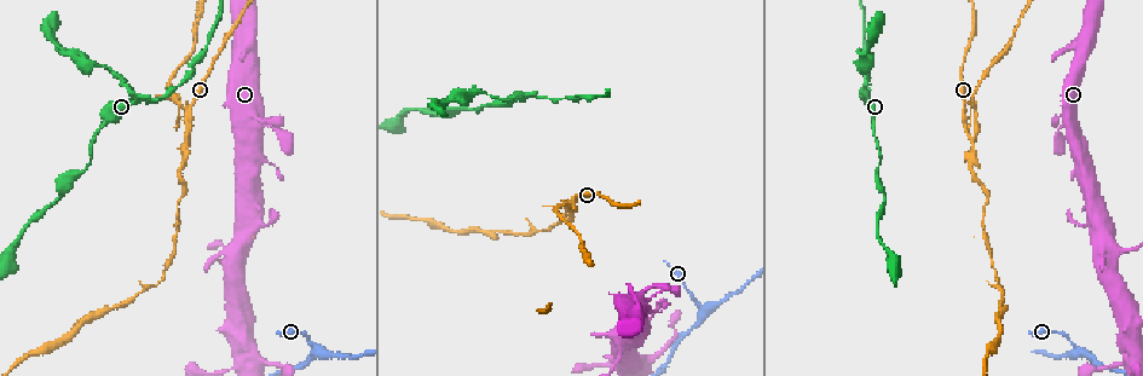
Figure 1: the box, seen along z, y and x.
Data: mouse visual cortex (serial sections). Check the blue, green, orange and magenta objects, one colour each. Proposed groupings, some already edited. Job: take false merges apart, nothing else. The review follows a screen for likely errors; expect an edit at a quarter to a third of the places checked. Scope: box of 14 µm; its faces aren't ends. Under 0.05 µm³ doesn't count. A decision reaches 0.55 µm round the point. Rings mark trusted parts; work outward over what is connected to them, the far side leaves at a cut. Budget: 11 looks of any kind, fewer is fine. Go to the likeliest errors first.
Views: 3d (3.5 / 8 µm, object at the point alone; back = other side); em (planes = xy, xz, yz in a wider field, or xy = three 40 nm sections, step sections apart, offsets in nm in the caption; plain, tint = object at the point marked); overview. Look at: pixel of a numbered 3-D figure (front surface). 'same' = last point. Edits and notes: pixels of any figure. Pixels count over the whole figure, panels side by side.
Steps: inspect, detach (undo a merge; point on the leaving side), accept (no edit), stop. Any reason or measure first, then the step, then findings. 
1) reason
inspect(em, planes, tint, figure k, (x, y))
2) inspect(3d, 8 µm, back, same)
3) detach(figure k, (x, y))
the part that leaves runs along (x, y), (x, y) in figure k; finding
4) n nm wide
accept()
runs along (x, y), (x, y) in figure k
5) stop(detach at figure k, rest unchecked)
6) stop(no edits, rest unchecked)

branch point
inspect(em, xy, step 2, tint, figure 1, (186, 139))

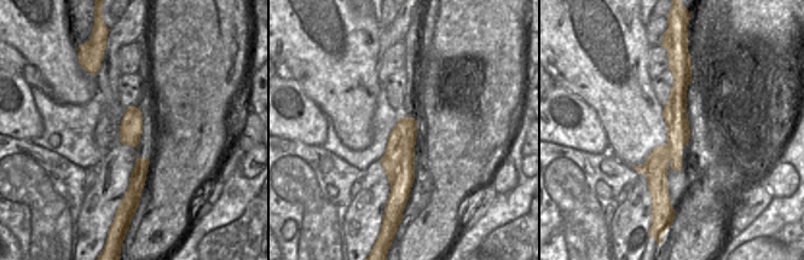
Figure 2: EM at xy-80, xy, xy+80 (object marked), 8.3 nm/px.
inspect(3d, 3.5 µm, same)

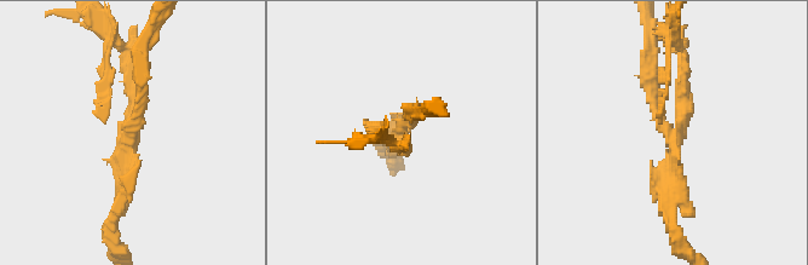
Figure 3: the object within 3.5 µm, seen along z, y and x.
detach(figure 3, (105, 81))
border along (414, 148), (404, 154), (391, 184) in figure 2; a second cell is stuck on

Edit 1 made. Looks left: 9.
thick turns thin
inspect(3d, 3.5 µm, back, figure 1, (315, 349))

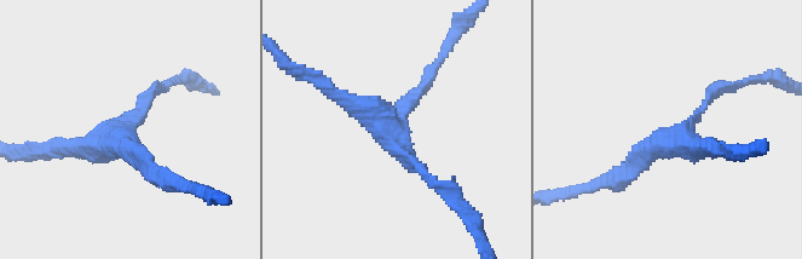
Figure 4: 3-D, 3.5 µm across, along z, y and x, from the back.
need the tissue
inspect(em, xy, step 3, tint, figure 4, (119, 132))

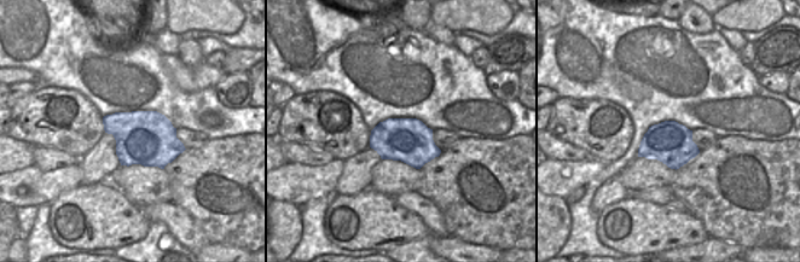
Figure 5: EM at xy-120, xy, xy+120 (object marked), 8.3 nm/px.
360 nm wide
accept()
runs along (731, 87), (647, 147), (625, 177) in figure 4; one cell here

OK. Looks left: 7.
a narrow waist
inspect(3d, 3.5 µm, figure 1, (885, 200))

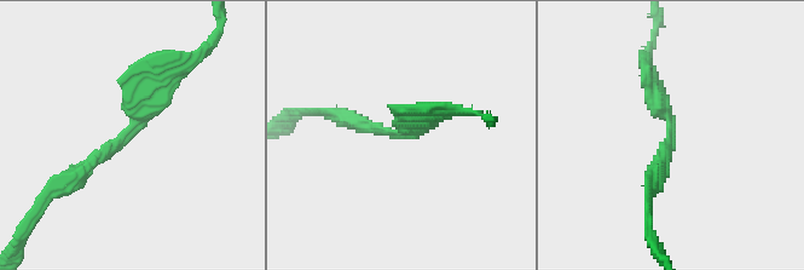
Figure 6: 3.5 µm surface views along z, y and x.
arms of 200, 200 nm; need the tissue
inspect(em, planes, tint, figure 6, (669, 134))

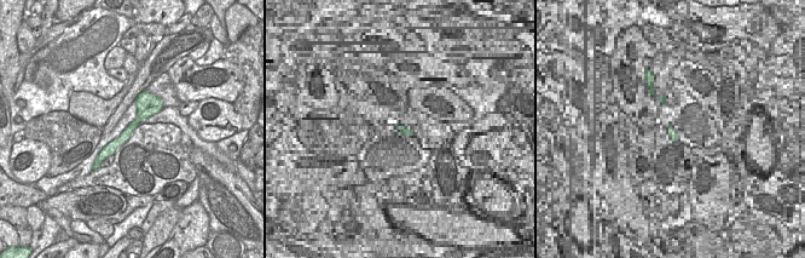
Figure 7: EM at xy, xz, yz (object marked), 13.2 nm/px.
accept()
runs along (152, 98), (140, 118), (103, 155) in figure 7; one cell here

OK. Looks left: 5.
abrupt turn
inspect(3d, 3.5 µm, figure 1, (147, 99))

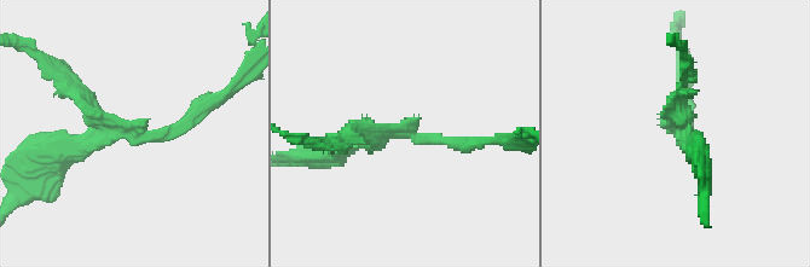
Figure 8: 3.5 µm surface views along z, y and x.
shape alone is not enough
inspect(em, xy, step 3, tint, figure 8, (671, 125))

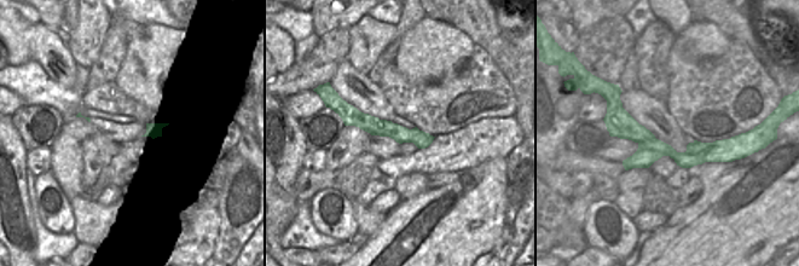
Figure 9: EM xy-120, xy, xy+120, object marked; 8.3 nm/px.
detach(figure 8, (347, 132))
the part that leaves runs along (102, 127), (76, 93), (32, 53) in figure 8; a second cell is stuck on

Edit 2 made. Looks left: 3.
stop(detach at figure 3, detach at figure 8, rest unchecked)

